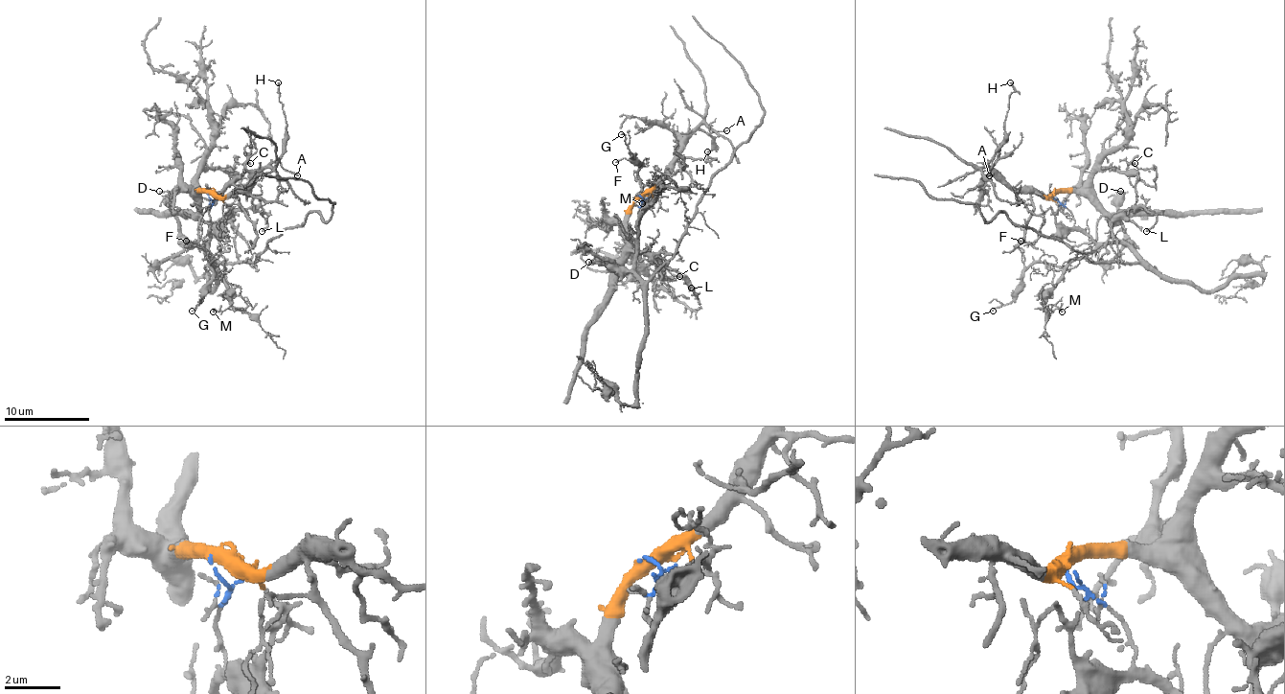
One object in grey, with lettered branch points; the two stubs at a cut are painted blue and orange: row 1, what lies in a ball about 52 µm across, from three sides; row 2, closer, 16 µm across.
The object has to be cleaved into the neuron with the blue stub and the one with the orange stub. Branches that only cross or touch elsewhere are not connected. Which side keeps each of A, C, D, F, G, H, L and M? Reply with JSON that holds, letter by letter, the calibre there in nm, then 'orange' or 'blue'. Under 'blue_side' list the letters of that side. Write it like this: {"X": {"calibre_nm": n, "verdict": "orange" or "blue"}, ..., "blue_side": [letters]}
{"A": {"calibre_nm": 120, "verdict": "orange"}, "C": {"calibre_nm": 170, "verdict": "orange"}, "D": {"calibre_nm": 150, "verdict": "blue"}, "F": {"calibre_nm": 110, "verdict": "blue"}, "G": {"calibre_nm": 80, "verdict": "blue"}, "H": {"calibre_nm": 140, "verdict": "orange"}, "L": {"calibre_nm": 150, "verdict": "orange"}, "M": {"calibre_nm": 120, "verdict": "blue"}, "blue_side": ["D", "F", "G", "M"]}

